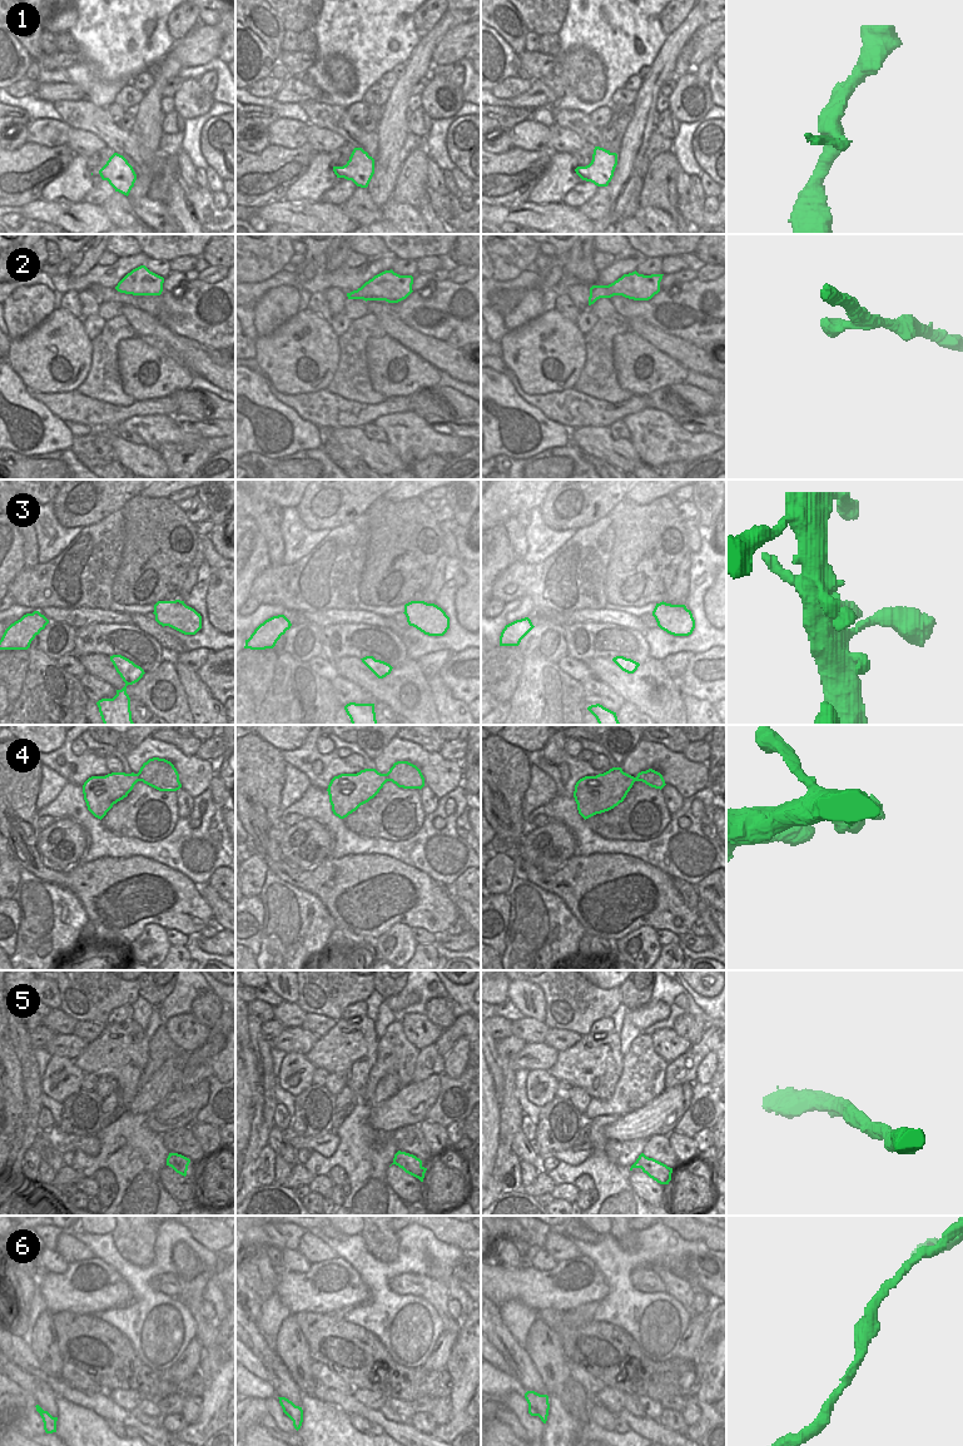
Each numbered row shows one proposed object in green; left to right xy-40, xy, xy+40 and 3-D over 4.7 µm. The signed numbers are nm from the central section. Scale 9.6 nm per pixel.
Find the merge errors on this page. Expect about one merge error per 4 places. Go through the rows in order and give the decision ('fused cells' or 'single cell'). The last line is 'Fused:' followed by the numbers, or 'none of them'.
1: single cell
2: single cell
3: single cell
4: single cell
5: single cell
6: single cell
Fused: none of them

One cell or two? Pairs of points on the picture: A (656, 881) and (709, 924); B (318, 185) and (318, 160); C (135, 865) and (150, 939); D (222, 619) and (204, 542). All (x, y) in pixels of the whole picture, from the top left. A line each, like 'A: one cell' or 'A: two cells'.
A: two cells
B: one cell
C: two cells
D: one cell

